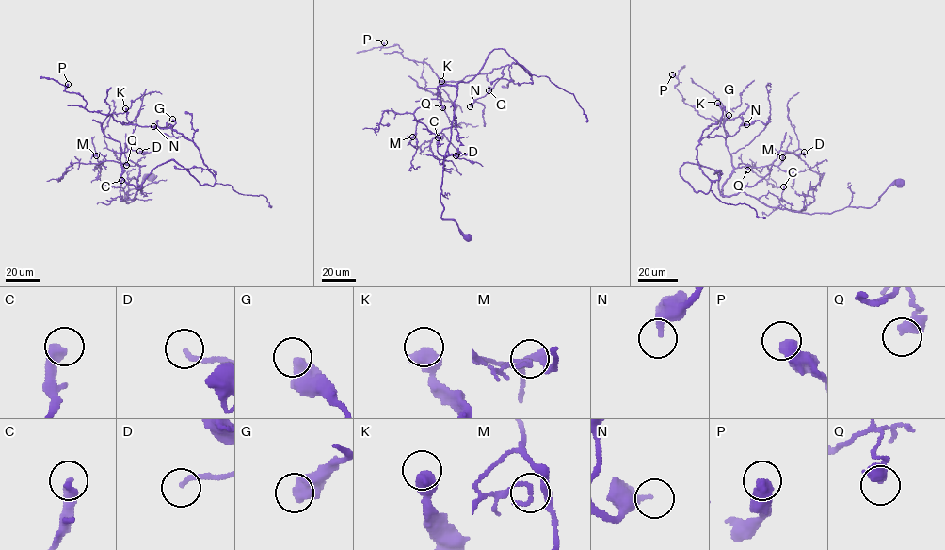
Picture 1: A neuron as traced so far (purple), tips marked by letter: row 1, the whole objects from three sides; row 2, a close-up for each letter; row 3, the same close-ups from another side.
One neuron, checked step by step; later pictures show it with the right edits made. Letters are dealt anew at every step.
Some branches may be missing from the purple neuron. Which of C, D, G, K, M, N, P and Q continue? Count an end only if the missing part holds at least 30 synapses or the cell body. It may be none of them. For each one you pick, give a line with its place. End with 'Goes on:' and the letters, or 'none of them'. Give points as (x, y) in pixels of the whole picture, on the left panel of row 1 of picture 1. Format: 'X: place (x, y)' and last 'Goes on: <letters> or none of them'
Goes on: none of them

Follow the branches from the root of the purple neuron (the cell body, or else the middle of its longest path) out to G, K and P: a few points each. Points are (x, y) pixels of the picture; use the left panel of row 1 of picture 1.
G: (151, 176), (125, 193), (126, 202), (170, 160), (200, 185), (215, 184), (198, 147), (173, 135), (172, 119)
K: (151, 176), (125, 193), (126, 202), (170, 160), (200, 185), (216, 182), (192, 140), (131, 124), (125, 108)
P: (151, 176), (125, 193), (126, 202), (170, 160), (200, 185), (216, 182), (183, 134), (89, 111), (68, 84)

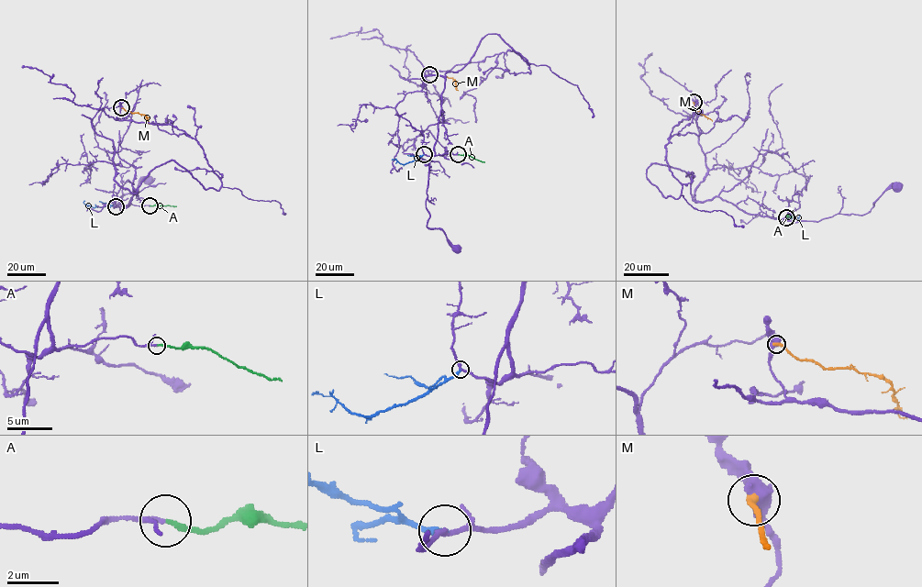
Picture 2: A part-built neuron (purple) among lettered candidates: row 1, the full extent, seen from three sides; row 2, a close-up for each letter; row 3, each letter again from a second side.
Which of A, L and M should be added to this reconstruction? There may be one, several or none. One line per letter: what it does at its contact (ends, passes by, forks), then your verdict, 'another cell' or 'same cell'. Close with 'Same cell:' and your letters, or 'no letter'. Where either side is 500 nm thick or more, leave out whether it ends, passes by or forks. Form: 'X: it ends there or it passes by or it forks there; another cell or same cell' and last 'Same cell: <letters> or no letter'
A: it ends there; same cell
L: it ends there; another cell
M: another cell
Same cell: A

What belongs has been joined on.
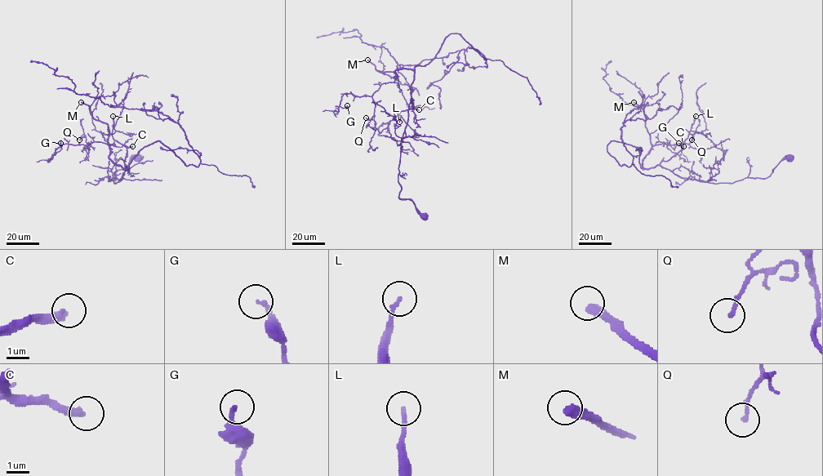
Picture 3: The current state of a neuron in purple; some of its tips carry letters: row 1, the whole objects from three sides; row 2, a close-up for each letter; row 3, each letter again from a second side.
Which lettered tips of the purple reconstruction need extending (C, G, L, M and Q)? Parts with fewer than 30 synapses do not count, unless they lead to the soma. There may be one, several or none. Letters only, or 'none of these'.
C, M

